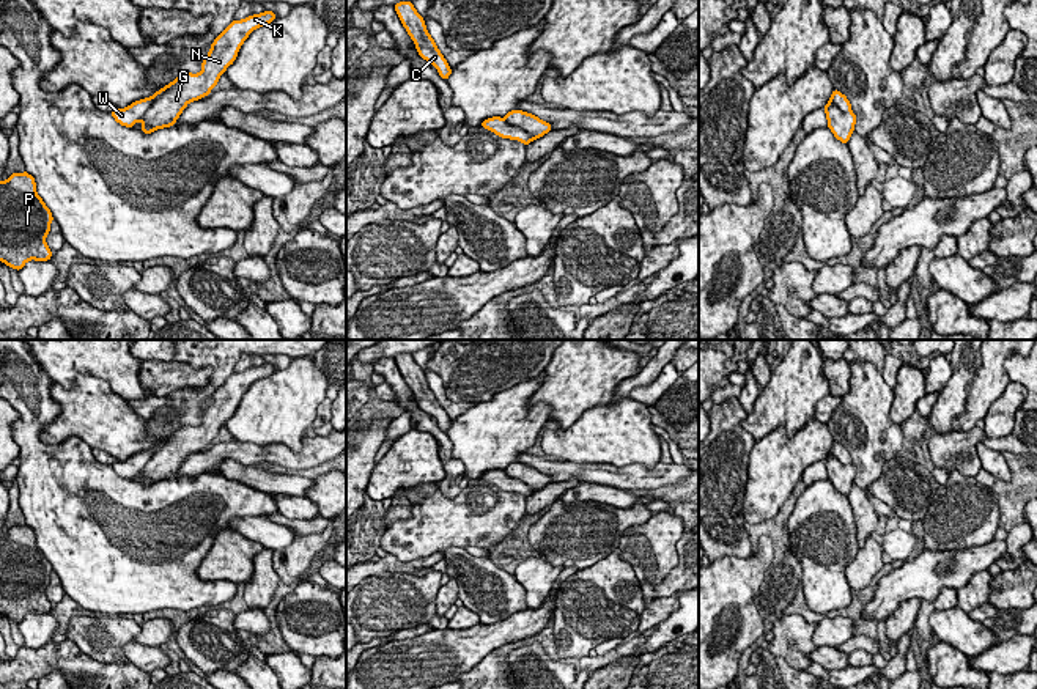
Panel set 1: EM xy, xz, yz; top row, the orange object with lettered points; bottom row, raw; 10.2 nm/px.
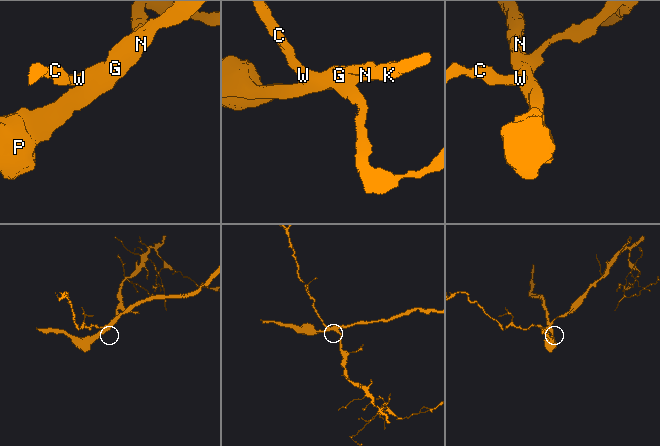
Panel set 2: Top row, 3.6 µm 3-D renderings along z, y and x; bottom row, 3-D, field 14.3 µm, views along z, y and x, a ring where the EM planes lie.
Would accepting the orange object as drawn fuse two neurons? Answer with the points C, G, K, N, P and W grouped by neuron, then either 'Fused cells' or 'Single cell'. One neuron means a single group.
Groups: C W / G K N P. Fused cells

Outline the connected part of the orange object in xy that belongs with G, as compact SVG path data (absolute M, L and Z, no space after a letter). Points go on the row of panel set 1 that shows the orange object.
M272 11L233 20L211 44L203 58L198 74L181 74L164 87L164 93L151 104L142 116L142 131L149 135L156 129L175 126L178 116L192 101L209 94L219 77L233 64L247 36L258 27L271 24L277 16Z

